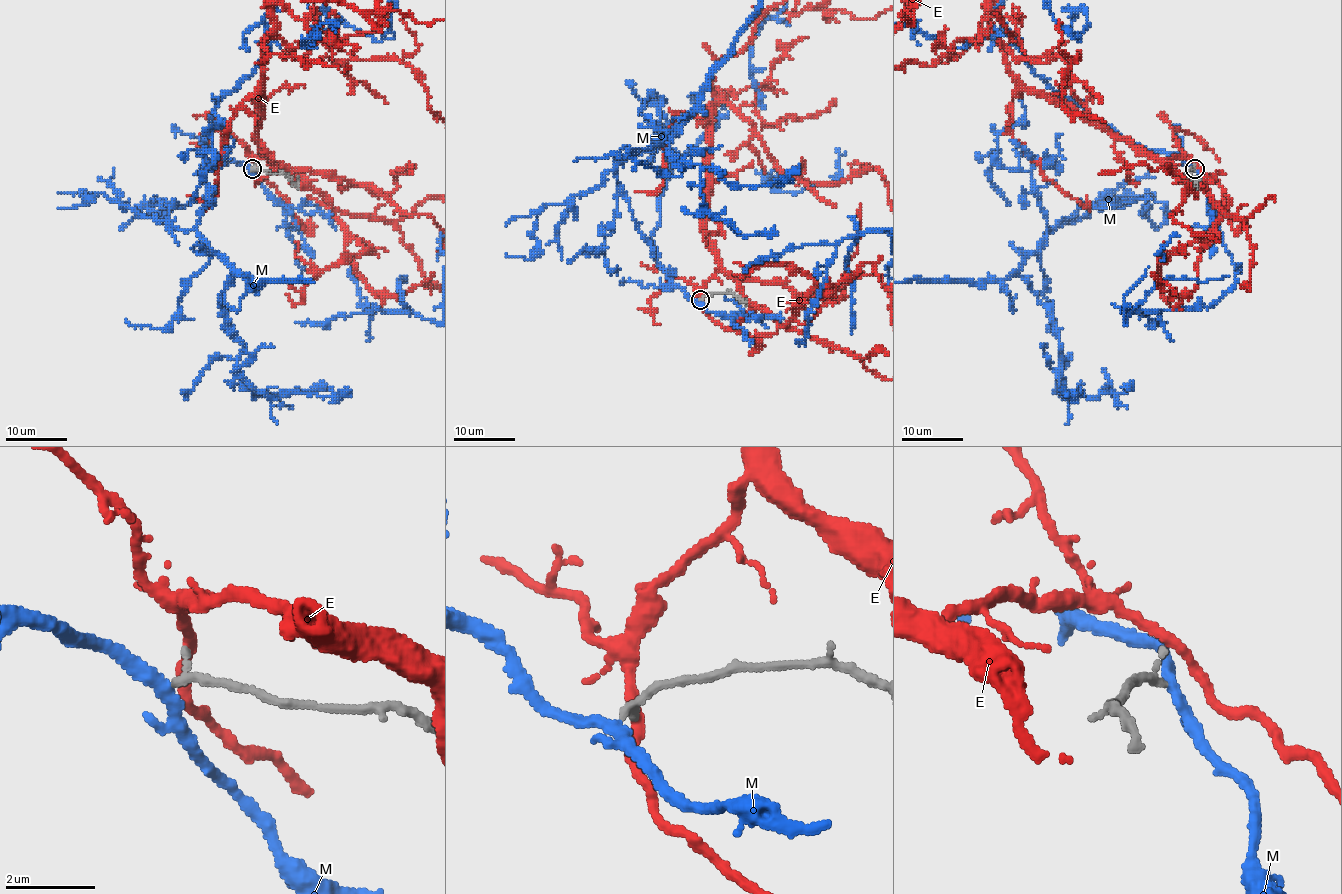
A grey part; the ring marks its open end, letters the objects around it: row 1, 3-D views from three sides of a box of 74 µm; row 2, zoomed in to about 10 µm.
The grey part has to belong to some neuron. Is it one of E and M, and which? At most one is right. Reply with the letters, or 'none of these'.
M

